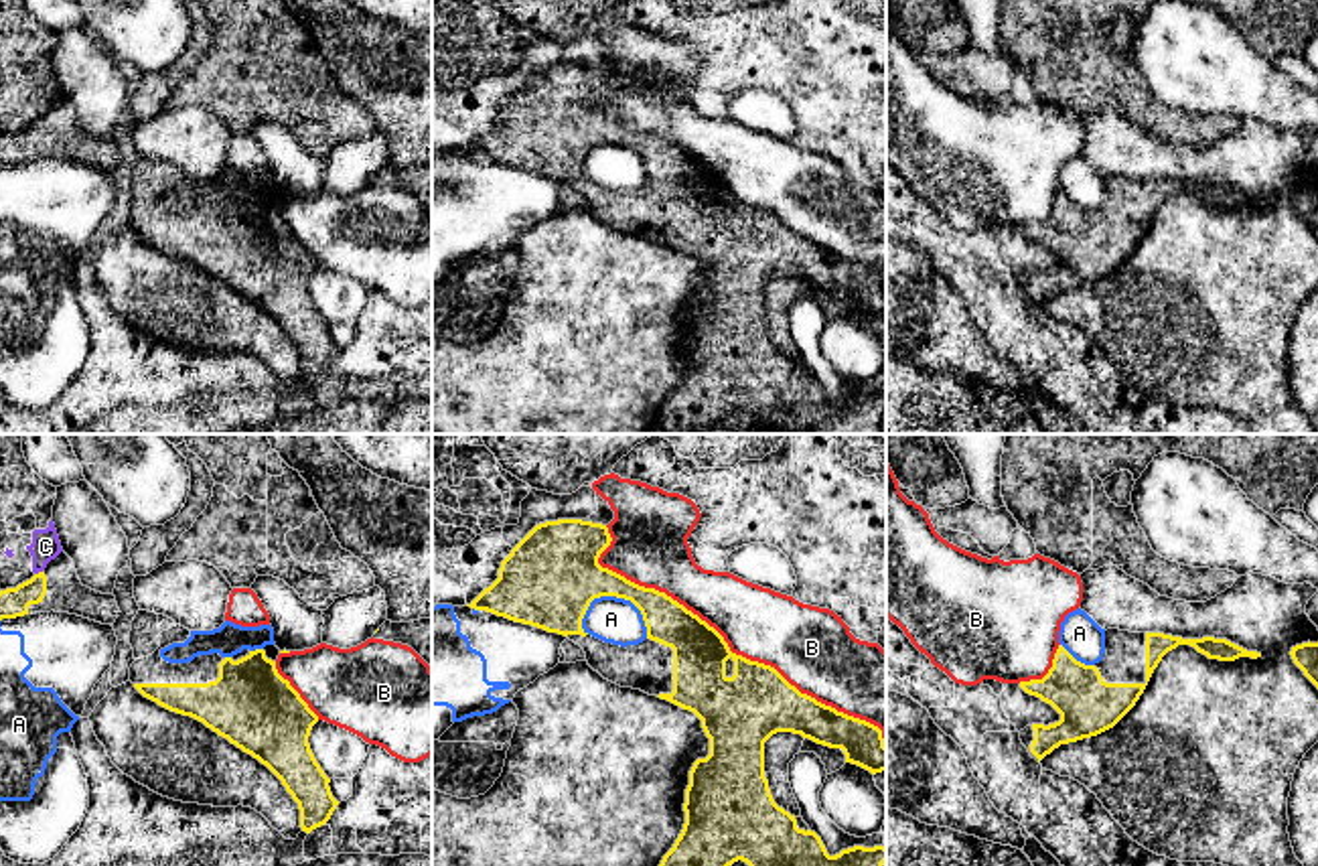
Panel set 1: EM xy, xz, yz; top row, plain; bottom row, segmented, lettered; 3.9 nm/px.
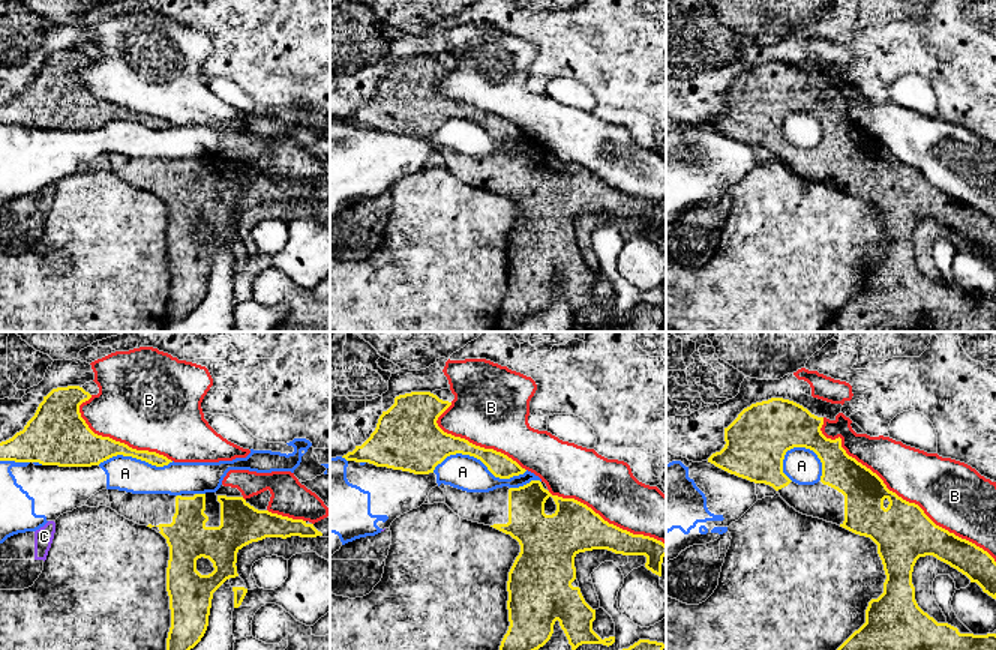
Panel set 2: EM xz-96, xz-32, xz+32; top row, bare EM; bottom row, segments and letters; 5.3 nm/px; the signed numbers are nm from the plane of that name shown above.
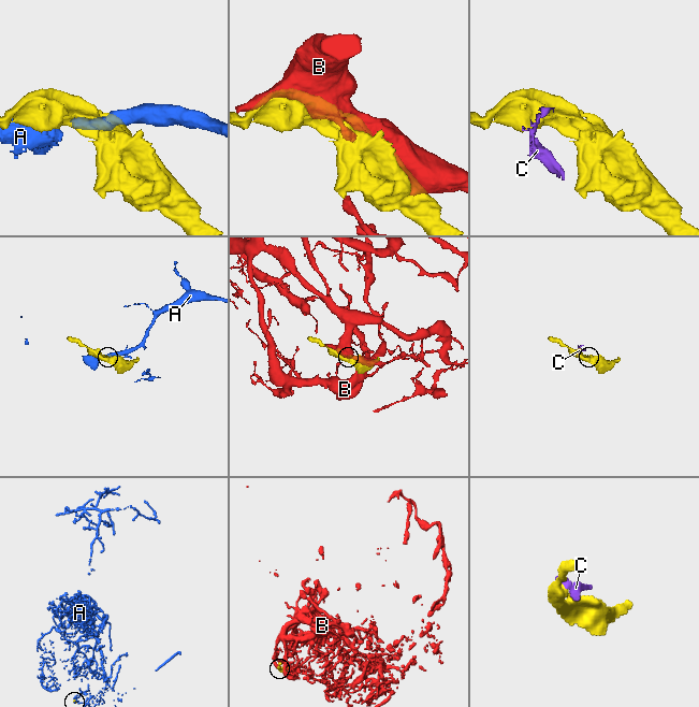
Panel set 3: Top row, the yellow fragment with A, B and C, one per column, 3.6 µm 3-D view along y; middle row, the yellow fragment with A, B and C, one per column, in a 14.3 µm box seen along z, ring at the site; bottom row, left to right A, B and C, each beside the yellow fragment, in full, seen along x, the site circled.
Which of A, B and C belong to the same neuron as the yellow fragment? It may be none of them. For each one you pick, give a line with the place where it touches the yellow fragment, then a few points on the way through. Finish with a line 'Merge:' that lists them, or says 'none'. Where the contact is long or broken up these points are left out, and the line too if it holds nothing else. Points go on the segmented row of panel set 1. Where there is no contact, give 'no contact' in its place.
Merge: none

